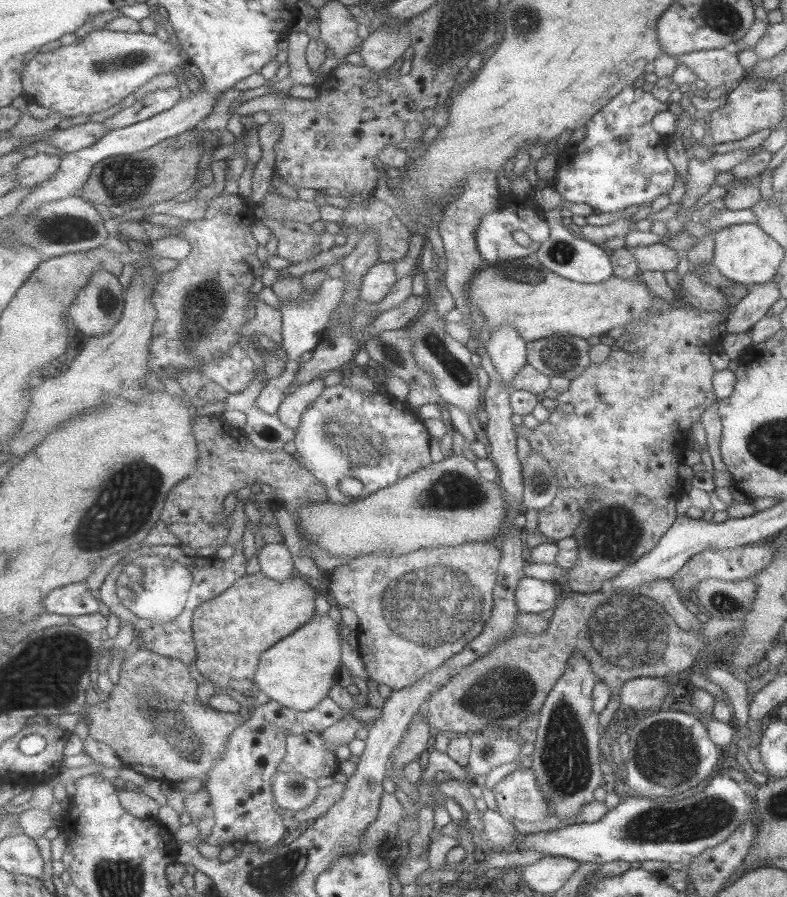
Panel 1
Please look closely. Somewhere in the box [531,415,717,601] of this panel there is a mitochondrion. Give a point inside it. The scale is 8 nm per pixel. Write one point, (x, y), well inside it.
(616, 533)

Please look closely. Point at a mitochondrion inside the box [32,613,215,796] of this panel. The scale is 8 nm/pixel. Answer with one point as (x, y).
(185, 744)

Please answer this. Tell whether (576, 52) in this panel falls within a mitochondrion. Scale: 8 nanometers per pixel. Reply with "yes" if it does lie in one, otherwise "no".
no

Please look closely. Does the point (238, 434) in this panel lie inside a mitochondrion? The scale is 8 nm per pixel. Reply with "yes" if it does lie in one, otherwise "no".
no

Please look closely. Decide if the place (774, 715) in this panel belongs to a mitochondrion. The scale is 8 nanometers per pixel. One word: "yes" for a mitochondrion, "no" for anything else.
no

